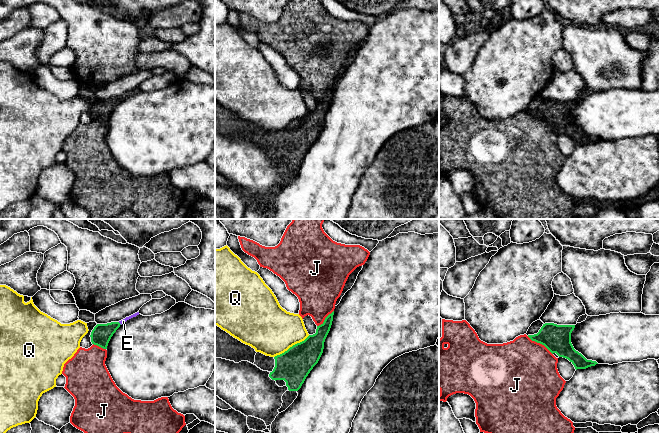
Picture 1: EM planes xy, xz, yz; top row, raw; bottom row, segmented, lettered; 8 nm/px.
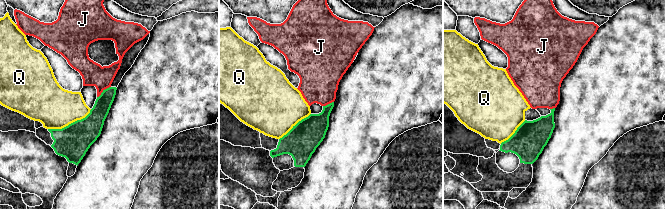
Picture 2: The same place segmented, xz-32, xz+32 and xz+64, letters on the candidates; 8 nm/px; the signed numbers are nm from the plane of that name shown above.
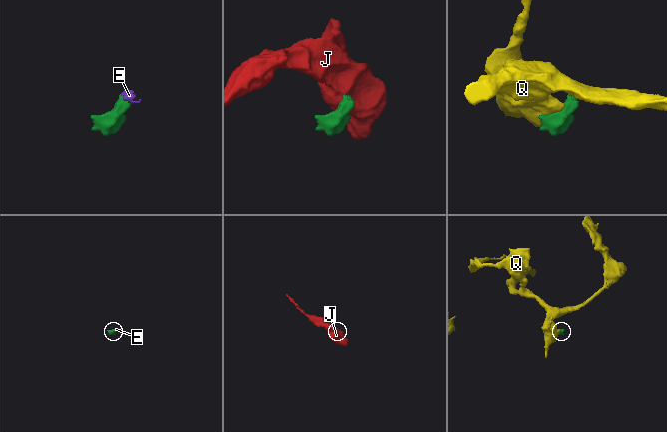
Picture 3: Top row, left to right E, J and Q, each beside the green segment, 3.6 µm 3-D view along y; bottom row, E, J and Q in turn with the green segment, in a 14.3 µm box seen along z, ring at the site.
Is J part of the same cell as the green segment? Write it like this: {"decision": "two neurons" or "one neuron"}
{"decision": "two neurons"}

